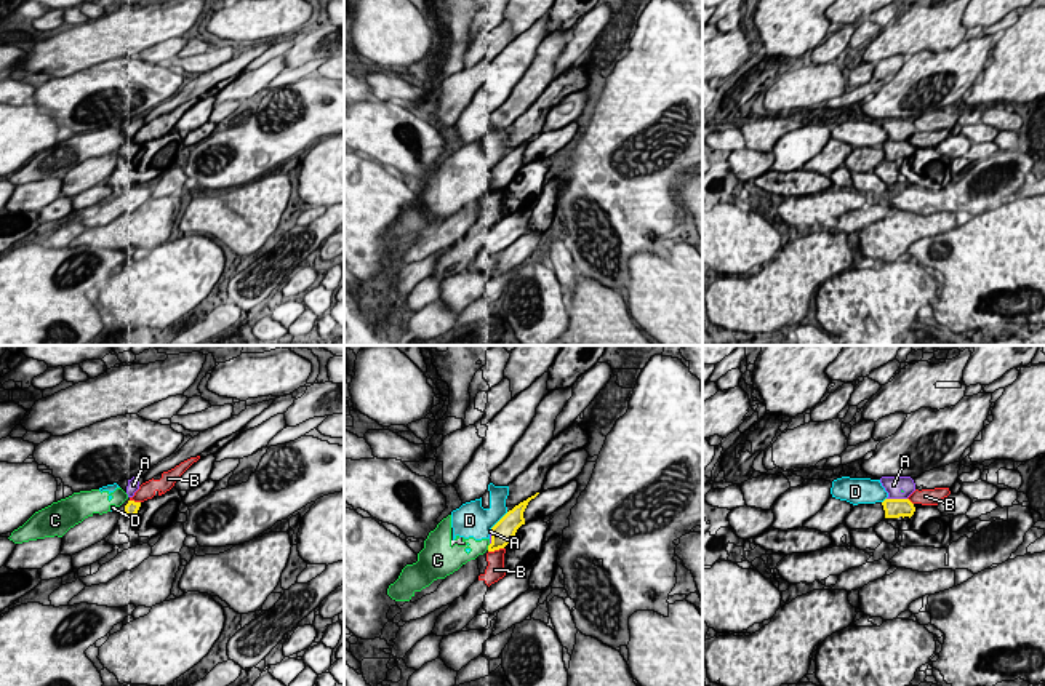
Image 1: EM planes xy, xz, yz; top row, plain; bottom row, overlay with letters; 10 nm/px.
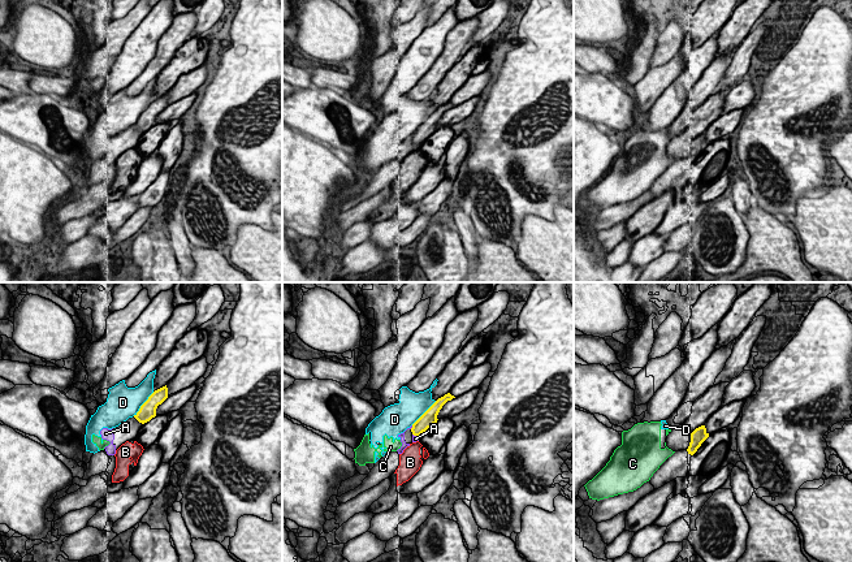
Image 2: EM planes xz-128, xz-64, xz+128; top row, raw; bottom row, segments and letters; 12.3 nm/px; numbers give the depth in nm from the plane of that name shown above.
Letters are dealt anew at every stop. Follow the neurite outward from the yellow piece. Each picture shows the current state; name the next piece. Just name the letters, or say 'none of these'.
none of these

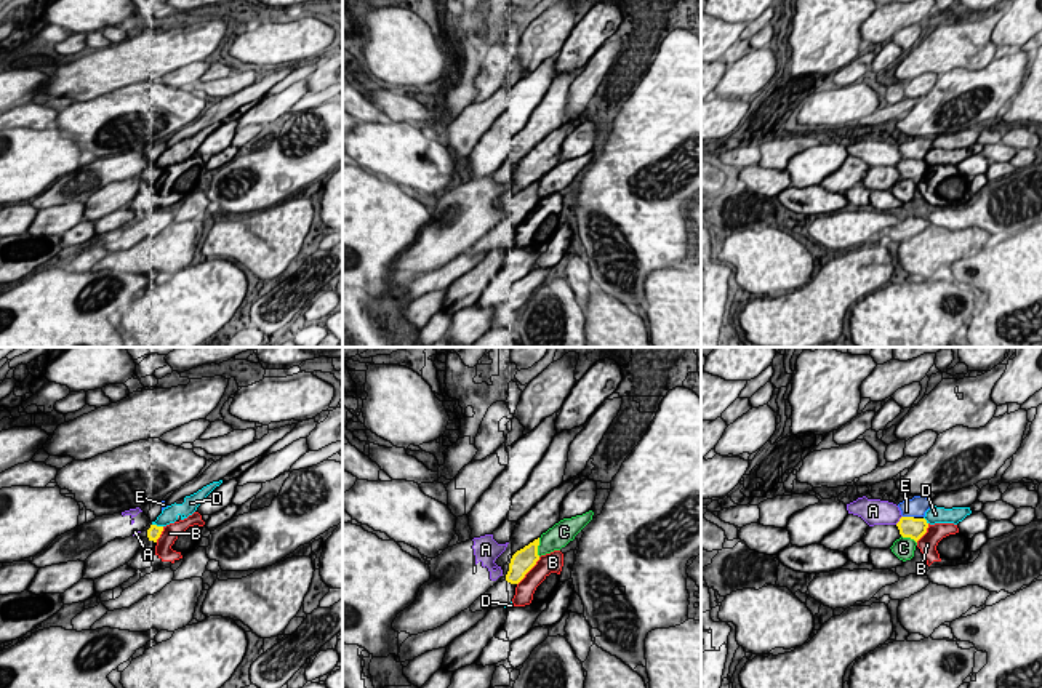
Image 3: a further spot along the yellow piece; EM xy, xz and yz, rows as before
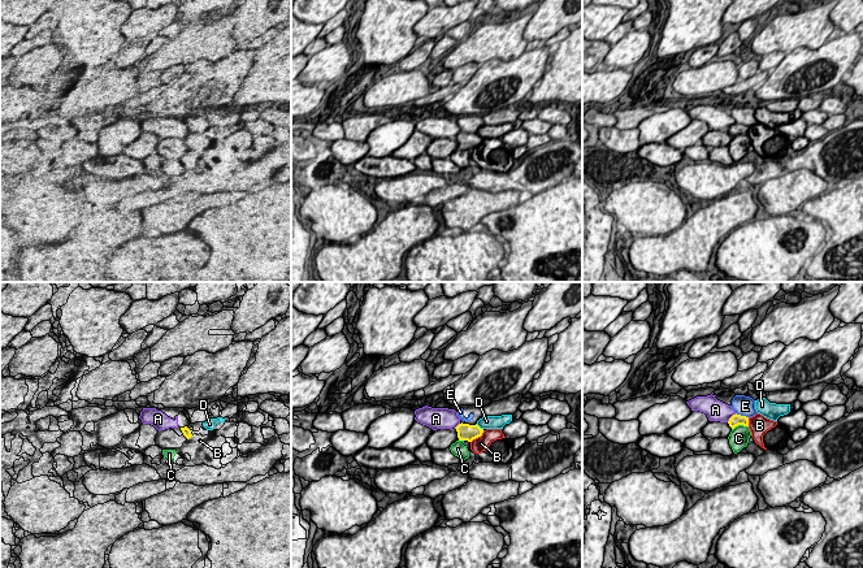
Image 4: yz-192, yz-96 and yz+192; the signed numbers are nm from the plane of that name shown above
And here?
none of these

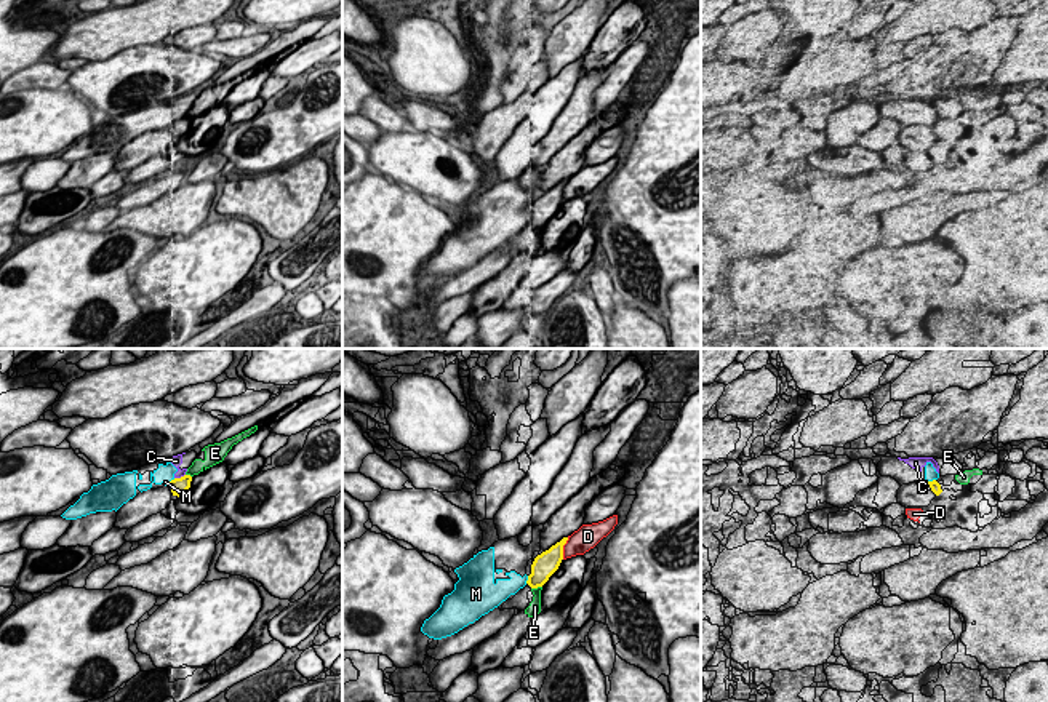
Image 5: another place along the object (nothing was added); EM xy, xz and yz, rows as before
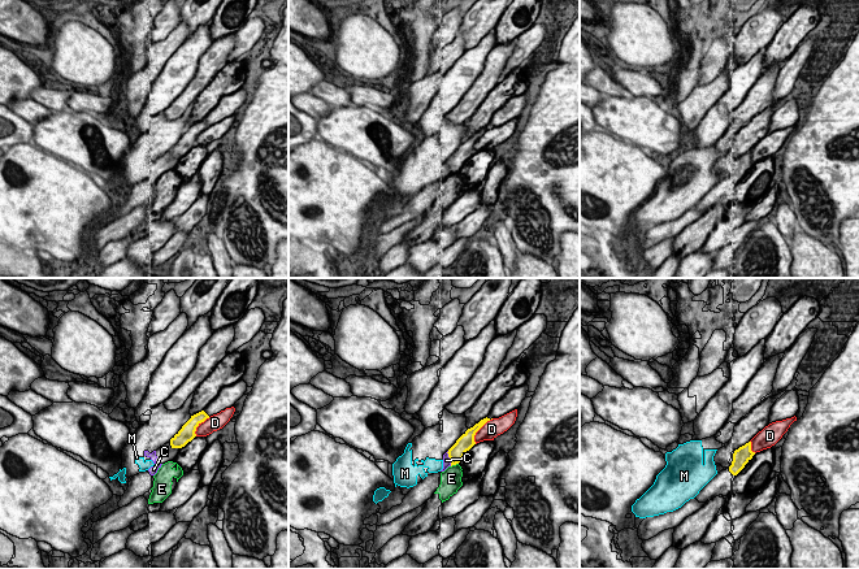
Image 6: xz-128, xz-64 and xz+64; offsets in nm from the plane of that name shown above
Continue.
none of these

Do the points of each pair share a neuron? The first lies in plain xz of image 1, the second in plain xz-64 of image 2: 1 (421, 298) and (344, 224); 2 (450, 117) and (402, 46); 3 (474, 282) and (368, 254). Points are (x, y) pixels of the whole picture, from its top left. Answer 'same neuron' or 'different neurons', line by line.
1: different neurons
2: same neuron
3: different neurons

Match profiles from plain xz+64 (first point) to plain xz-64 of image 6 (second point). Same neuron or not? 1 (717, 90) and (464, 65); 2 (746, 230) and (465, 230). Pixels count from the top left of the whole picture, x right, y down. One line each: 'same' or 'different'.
1: different
2: same

